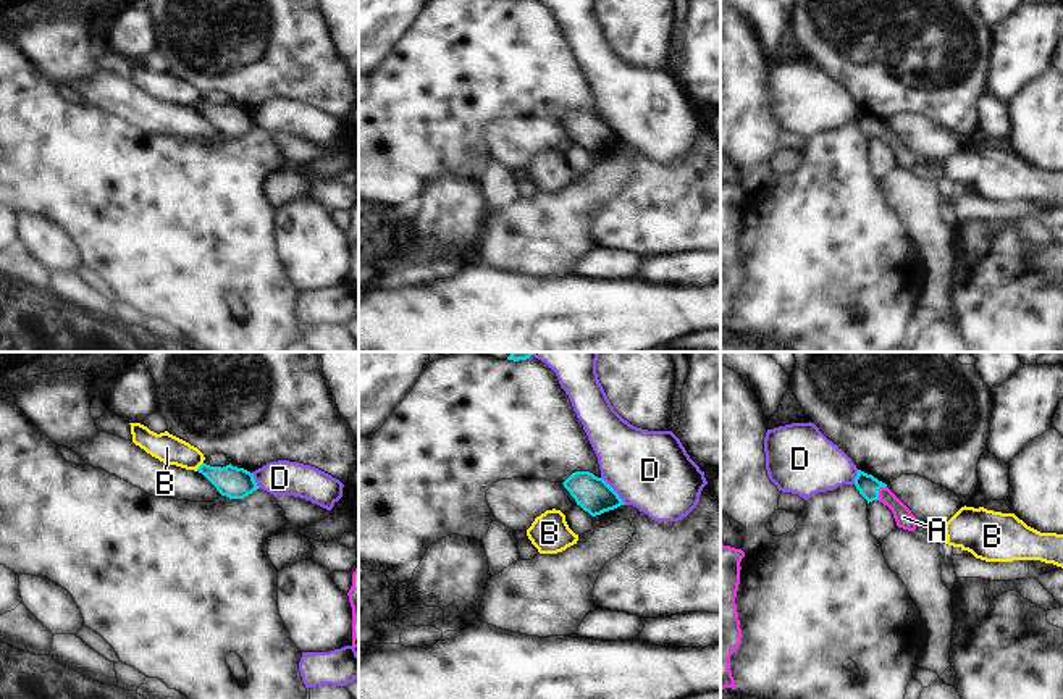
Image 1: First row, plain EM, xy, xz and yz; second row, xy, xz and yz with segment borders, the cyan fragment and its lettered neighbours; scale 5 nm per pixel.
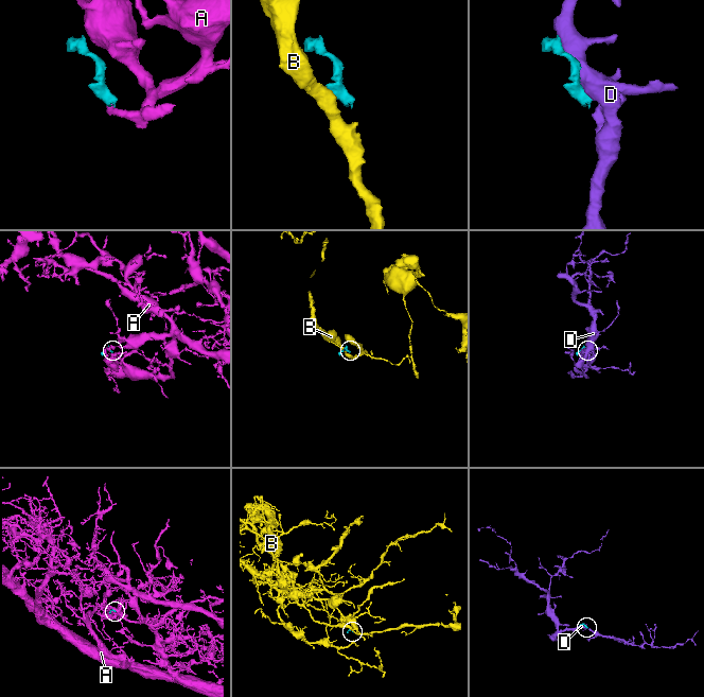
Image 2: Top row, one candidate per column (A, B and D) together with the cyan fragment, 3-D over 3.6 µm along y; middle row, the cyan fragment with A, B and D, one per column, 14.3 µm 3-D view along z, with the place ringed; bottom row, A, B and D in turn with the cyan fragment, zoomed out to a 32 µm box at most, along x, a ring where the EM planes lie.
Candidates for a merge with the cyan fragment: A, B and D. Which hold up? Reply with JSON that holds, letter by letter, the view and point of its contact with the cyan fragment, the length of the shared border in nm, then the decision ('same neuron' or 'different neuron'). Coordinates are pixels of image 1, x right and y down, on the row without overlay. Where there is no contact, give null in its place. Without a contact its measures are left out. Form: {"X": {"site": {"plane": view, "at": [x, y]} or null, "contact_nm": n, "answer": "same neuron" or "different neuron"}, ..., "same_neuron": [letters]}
{"A": {"site": {"plane": "yz", "at": [878, 129]}, "contact_nm": 80, "answer": "same neuron"}, "B": {"site": {"plane": "xy", "at": [199, 105]}, "contact_nm": 60, "answer": "different neuron"}, "D": {"site": {"plane": "xz", "at": [614, 129]}, "contact_nm": 180, "answer": "different neuron"}, "same_neuron": ["A"]}

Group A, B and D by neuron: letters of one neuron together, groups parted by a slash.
A / B / D

